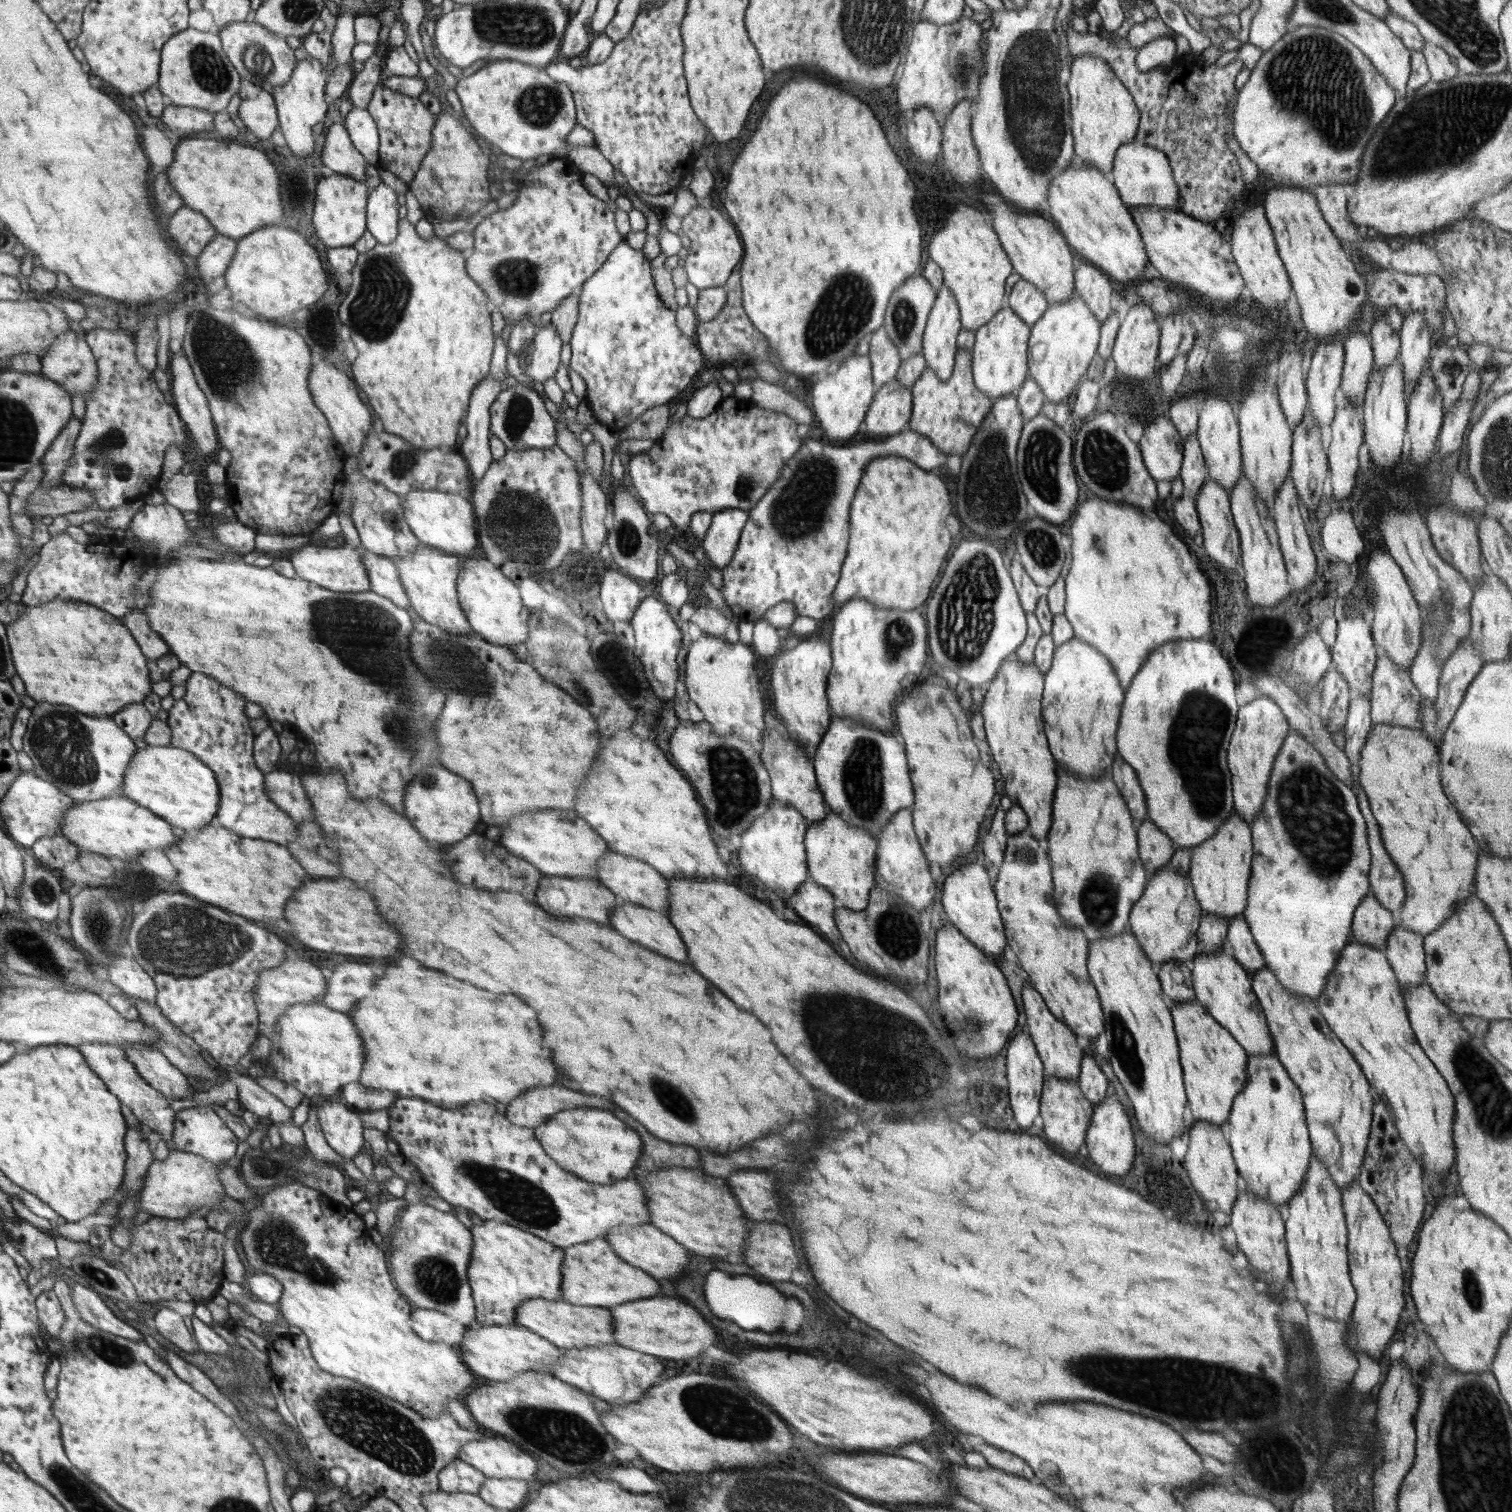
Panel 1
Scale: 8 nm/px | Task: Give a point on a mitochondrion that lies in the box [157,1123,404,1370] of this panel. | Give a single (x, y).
(275, 1241)

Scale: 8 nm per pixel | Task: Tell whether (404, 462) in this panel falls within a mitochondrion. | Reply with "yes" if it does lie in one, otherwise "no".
yes

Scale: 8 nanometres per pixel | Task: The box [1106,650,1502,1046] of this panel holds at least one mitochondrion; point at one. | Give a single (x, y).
(1313, 811)

